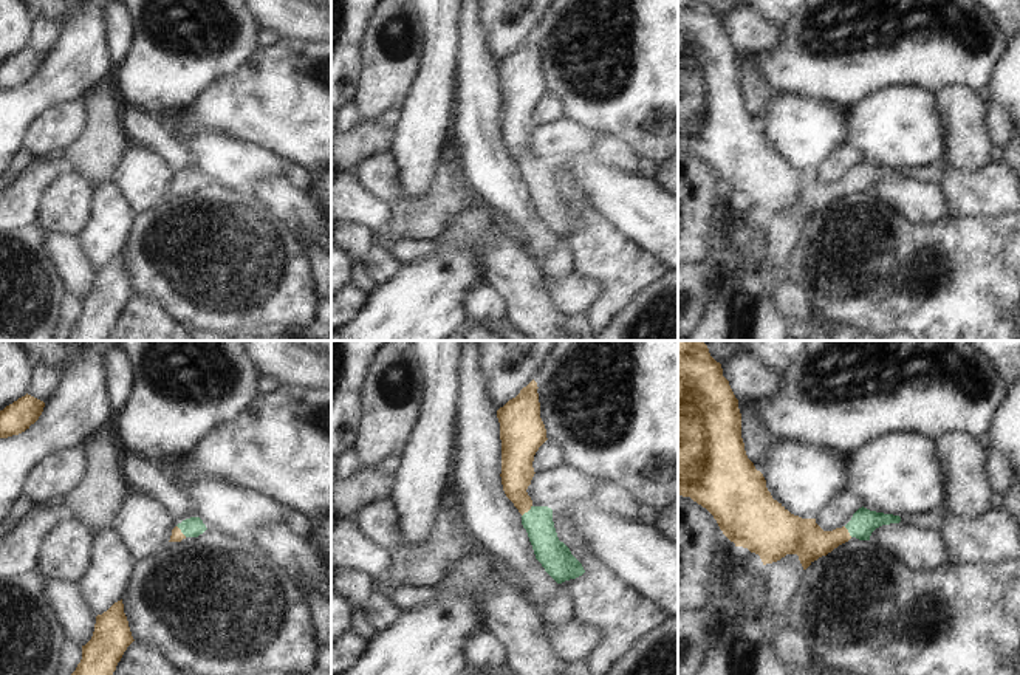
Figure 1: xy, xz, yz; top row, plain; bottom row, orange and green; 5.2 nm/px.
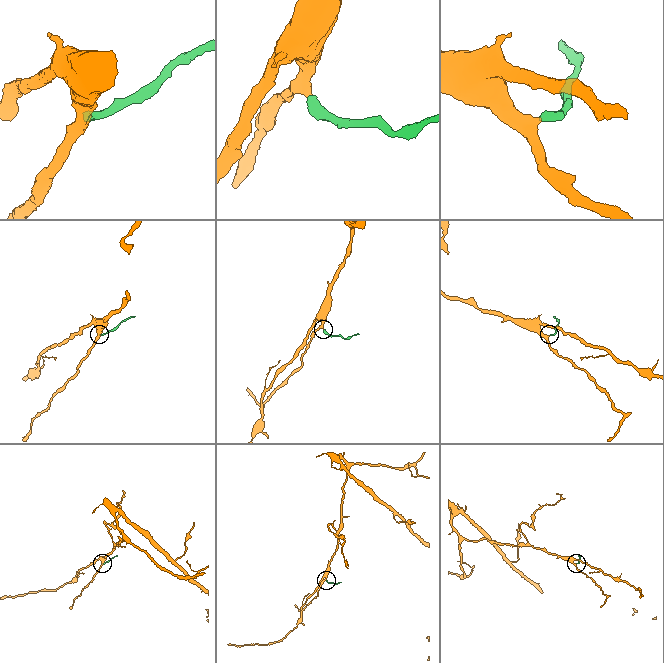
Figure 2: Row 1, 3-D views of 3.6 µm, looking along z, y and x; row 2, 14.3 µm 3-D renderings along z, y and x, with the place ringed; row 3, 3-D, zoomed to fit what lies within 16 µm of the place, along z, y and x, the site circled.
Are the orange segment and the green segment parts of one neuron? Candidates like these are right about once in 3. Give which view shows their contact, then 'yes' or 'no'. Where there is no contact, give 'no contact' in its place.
contact in xz; yes

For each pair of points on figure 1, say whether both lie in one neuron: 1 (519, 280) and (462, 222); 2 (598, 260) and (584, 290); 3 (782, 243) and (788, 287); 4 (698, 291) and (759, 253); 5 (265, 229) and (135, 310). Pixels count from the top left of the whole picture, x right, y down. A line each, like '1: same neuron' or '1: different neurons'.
1: same neuron
2: different neurons
3: different neurons
4: different neurons
5: different neurons

